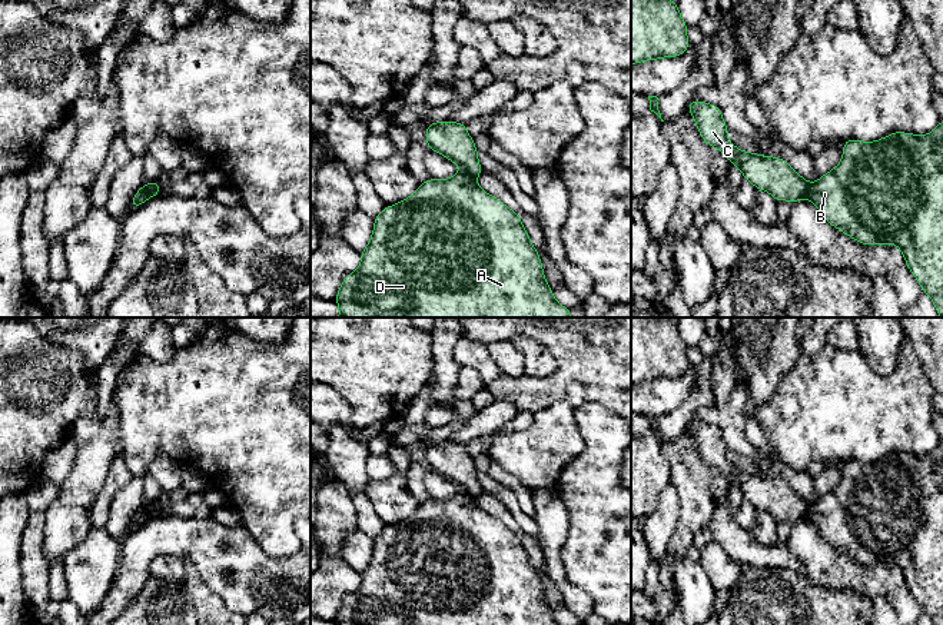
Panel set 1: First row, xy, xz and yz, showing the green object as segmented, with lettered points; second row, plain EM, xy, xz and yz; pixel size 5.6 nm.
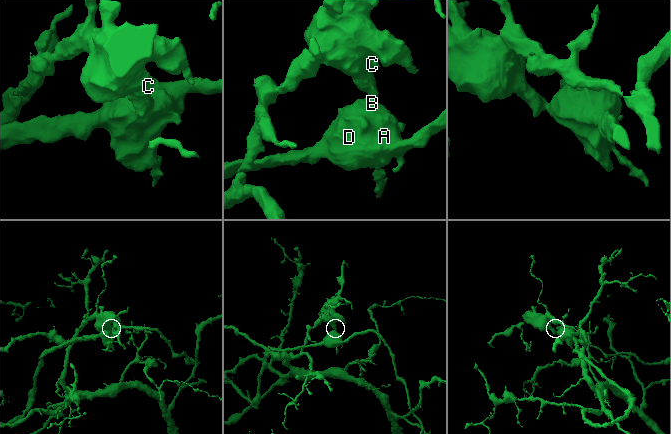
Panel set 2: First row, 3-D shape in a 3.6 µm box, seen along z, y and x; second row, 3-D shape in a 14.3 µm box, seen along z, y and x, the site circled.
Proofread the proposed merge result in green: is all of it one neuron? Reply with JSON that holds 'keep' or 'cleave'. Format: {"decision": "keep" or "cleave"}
{"decision": "cleave"}

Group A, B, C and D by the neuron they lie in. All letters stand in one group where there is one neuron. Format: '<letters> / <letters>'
A B D / C

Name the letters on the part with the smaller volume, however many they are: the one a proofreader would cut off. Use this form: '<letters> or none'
A, B, D

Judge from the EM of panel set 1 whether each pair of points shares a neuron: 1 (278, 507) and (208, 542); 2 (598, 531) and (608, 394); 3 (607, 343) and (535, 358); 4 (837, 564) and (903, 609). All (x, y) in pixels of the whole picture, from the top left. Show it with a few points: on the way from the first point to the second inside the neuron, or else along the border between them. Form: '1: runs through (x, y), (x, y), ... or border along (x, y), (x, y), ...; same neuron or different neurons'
1: border along (241, 524), (264, 552); different neurons
2: border along (577, 408), (585, 404), (597, 404), (616, 414); different neurons
3: border along (524, 335), (553, 356), (553, 375); different neurons
4: runs through (854, 577), (865, 581), (879, 581), (890, 592); same neuron

